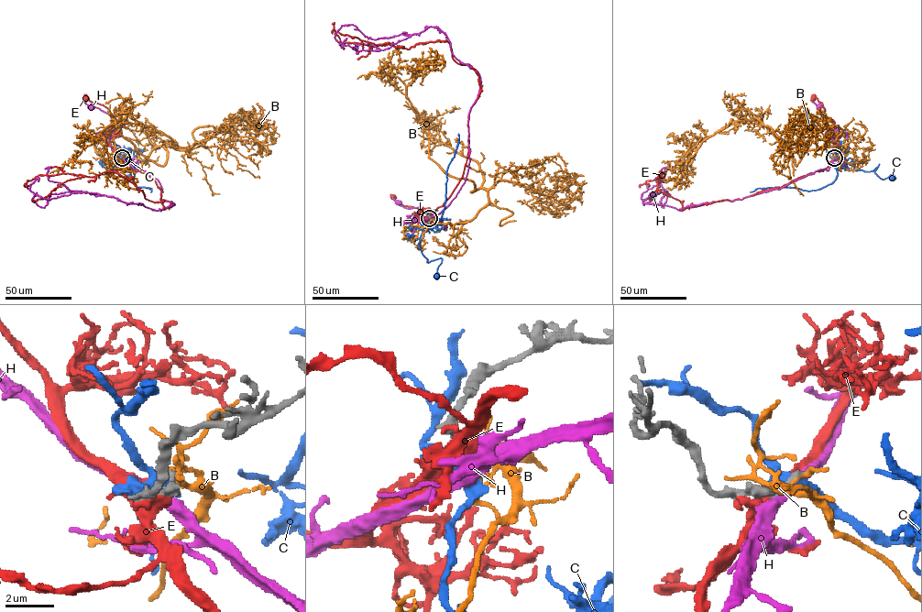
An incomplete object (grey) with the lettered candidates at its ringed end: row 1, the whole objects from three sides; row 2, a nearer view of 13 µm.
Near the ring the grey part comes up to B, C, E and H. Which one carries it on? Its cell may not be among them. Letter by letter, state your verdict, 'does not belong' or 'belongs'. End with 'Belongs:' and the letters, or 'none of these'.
B: does not belong
C: does not belong
E: does not belong
H: does not belong
Belongs: none of these

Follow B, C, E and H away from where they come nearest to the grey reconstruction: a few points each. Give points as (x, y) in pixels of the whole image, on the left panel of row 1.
B: (122, 157), (119, 167), (139, 170), (158, 147), (181, 149), (151, 127), (111, 123), (99, 141), (129, 180)
C: (122, 157), (118, 166), (110, 170), (116, 170), (122, 165), (134, 173), (131, 179), (129, 177)
E: (121, 158), (109, 140), (114, 115), (104, 106), (85, 97)
H: (122, 158), (112, 149), (110, 143), (108, 127), (113, 123), (110, 115), (92, 107)

